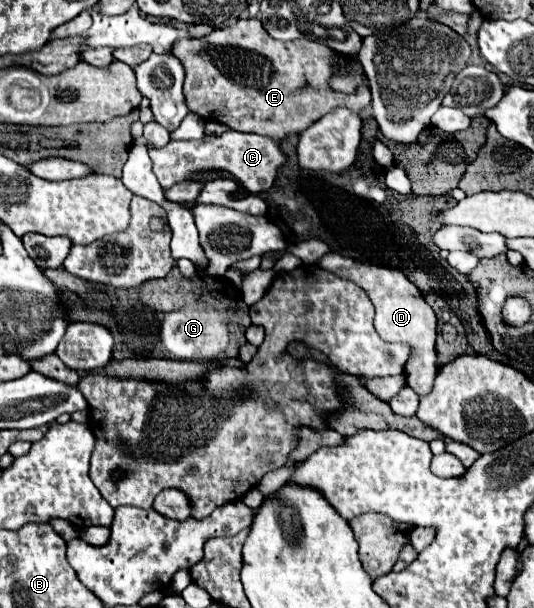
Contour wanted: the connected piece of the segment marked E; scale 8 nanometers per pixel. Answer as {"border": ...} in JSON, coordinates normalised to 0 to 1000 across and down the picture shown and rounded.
{"border":[[[451,28],[451,31],[444,31],[444,38],[436,38],[436,41],[429,41],[429,44],[399,48],[391,58],[384,58],[384,61],[376,61],[376,64],[335,64],[335,67],[320,77],[316,87],[324,87],[324,94],[331,94],[331,97],[339,100],[339,107],[343,107],[343,113],[346,113],[346,160],[350,160],[354,179],[358,179],[361,186],[376,189],[376,192],[388,196],[388,199],[421,202],[421,206],[429,206],[429,209],[440,212],[440,215],[481,219],[481,222],[507,225],[507,229],[515,229],[515,232],[526,232],[526,229],[534,229],[537,222],[549,222],[549,219],[552,219],[552,222],[567,219],[582,202],[590,202],[590,199],[601,196],[612,183],[620,183],[620,179],[627,179],[627,176],[654,176],[657,183],[672,186],[684,173],[695,169],[695,153],[691,153],[687,133],[684,133],[684,140],[680,140],[669,153],[661,153],[661,156],[646,156],[646,153],[631,153],[631,150],[616,146],[616,137],[612,137],[612,133],[616,133],[616,127],[624,127],[624,113],[627,113],[631,100],[639,100],[639,97],[631,94],[631,87],[624,87],[624,81],[616,81],[616,77],[609,77],[609,74],[601,74],[601,71],[594,71],[594,67],[582,67],[582,64],[519,67],[519,64],[511,64],[511,61],[493,48],[493,41],[489,41],[485,31],[455,31],[455,28]]]}

